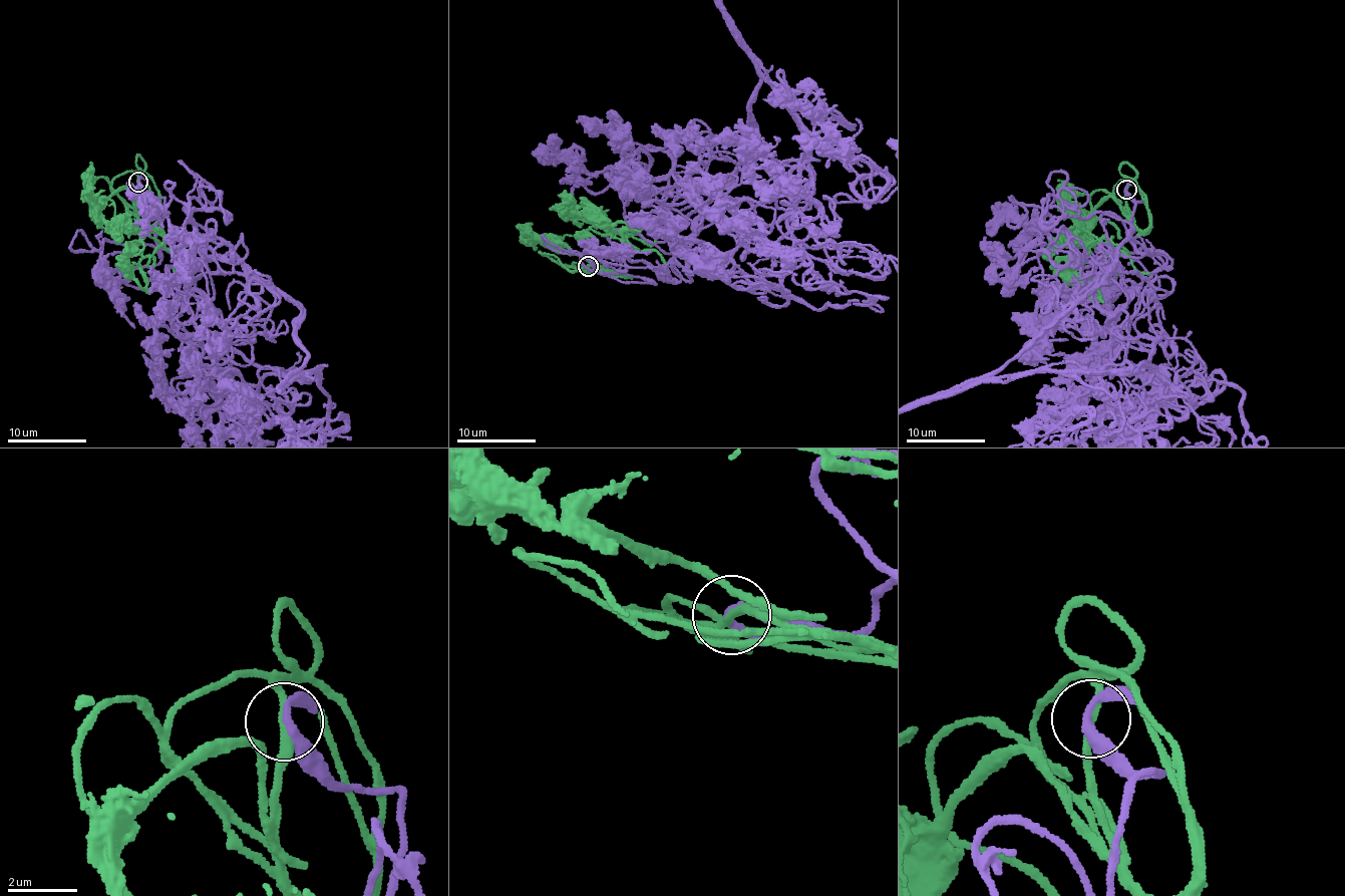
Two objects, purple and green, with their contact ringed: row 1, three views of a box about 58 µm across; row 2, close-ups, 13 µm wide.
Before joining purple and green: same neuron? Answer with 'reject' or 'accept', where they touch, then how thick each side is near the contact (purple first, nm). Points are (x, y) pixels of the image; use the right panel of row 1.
accept; place (1126, 189); calibres 280 and 220 nm

